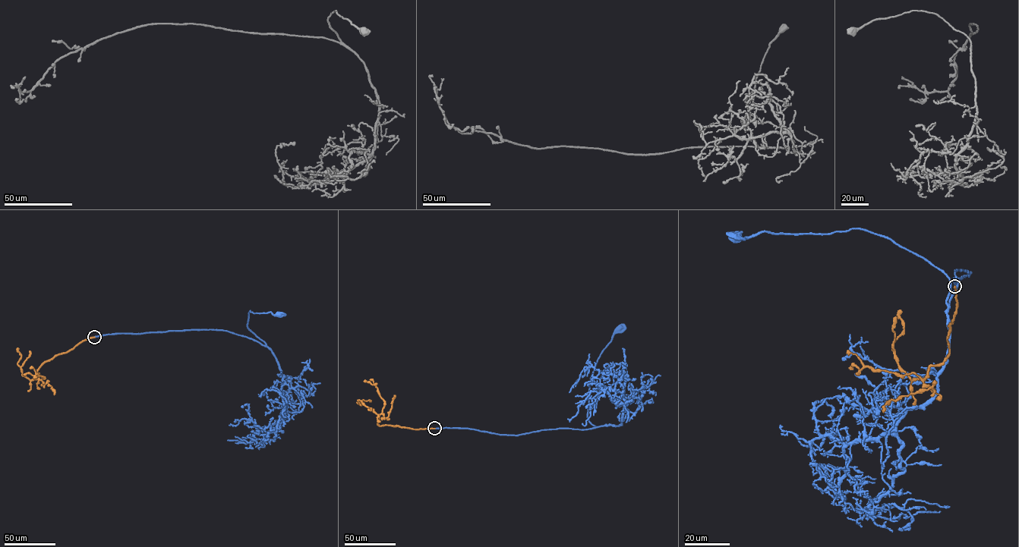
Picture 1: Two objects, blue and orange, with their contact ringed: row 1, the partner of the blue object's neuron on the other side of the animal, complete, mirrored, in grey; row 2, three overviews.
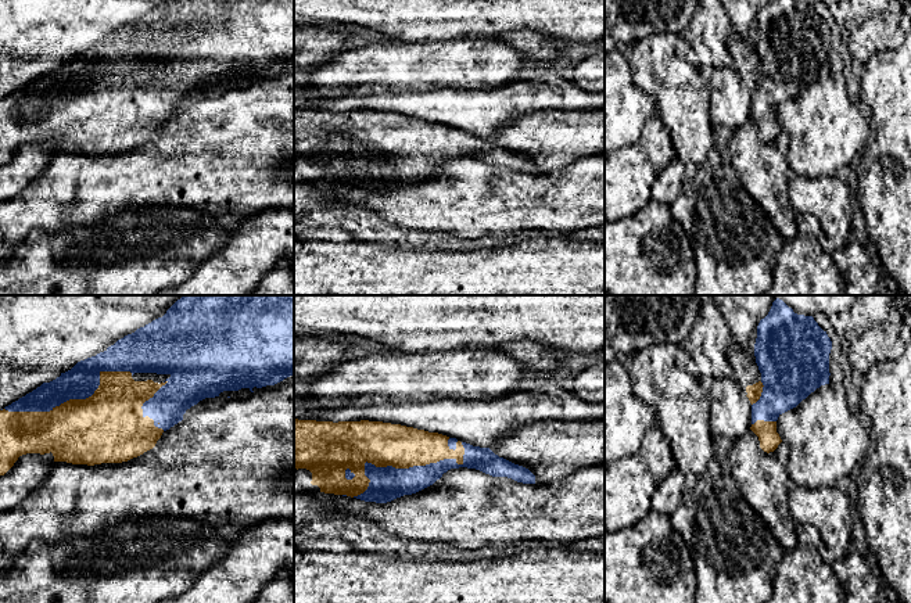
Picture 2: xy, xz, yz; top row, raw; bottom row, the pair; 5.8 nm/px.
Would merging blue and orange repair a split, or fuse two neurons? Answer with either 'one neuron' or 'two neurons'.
one neuron

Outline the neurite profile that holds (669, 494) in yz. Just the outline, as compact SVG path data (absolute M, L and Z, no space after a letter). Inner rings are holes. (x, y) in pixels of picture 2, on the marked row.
M675 469L667 478L657 481L650 512L656 510L670 516L681 505L685 491L685 475Z

